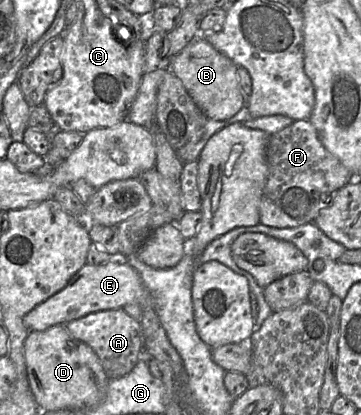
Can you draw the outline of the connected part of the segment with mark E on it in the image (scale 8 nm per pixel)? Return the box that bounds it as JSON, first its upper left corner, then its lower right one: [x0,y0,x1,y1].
[23,258,150,331]

